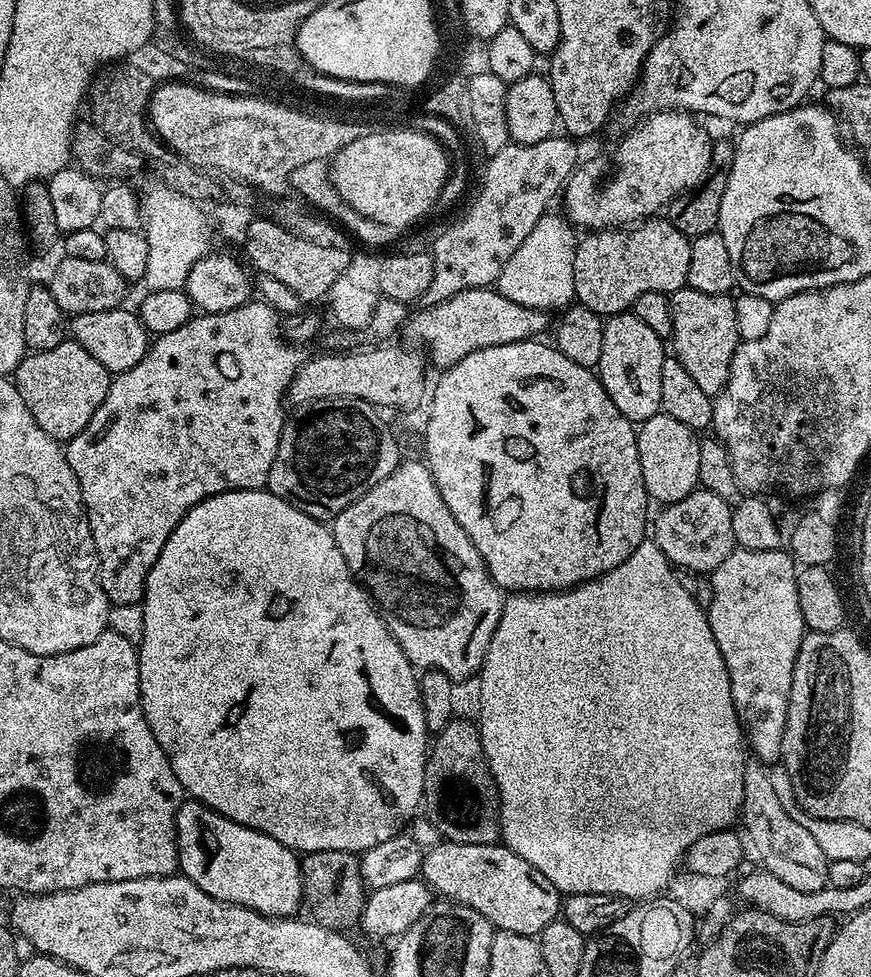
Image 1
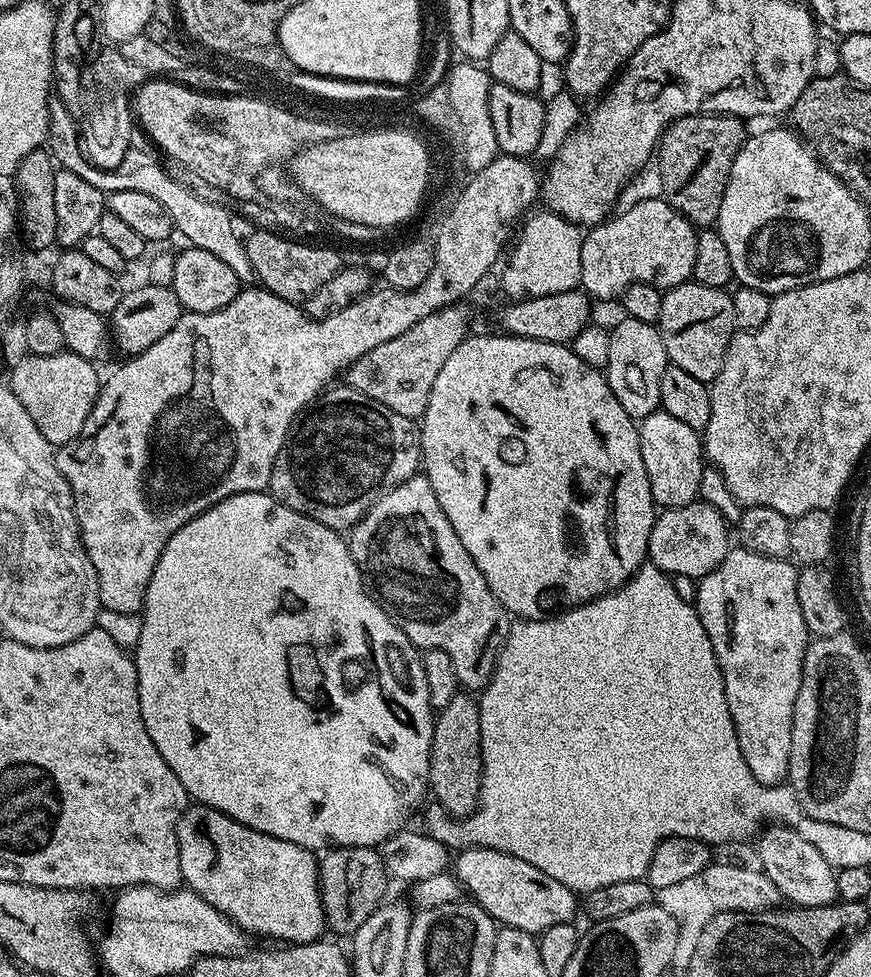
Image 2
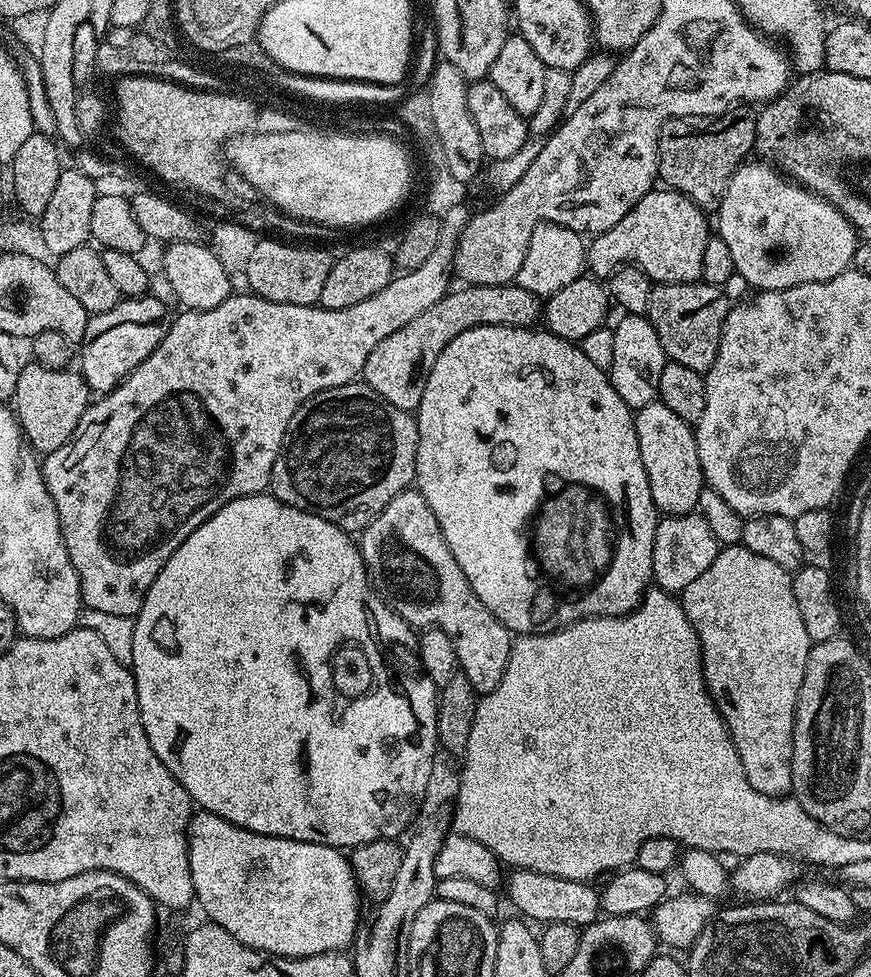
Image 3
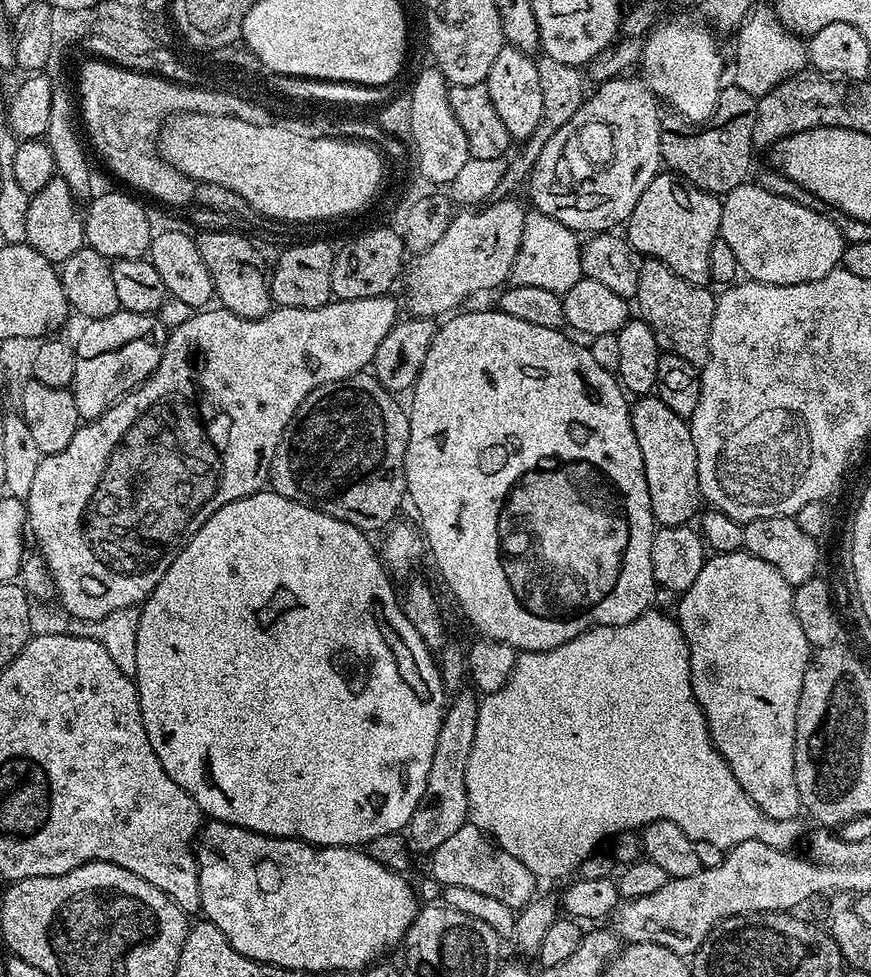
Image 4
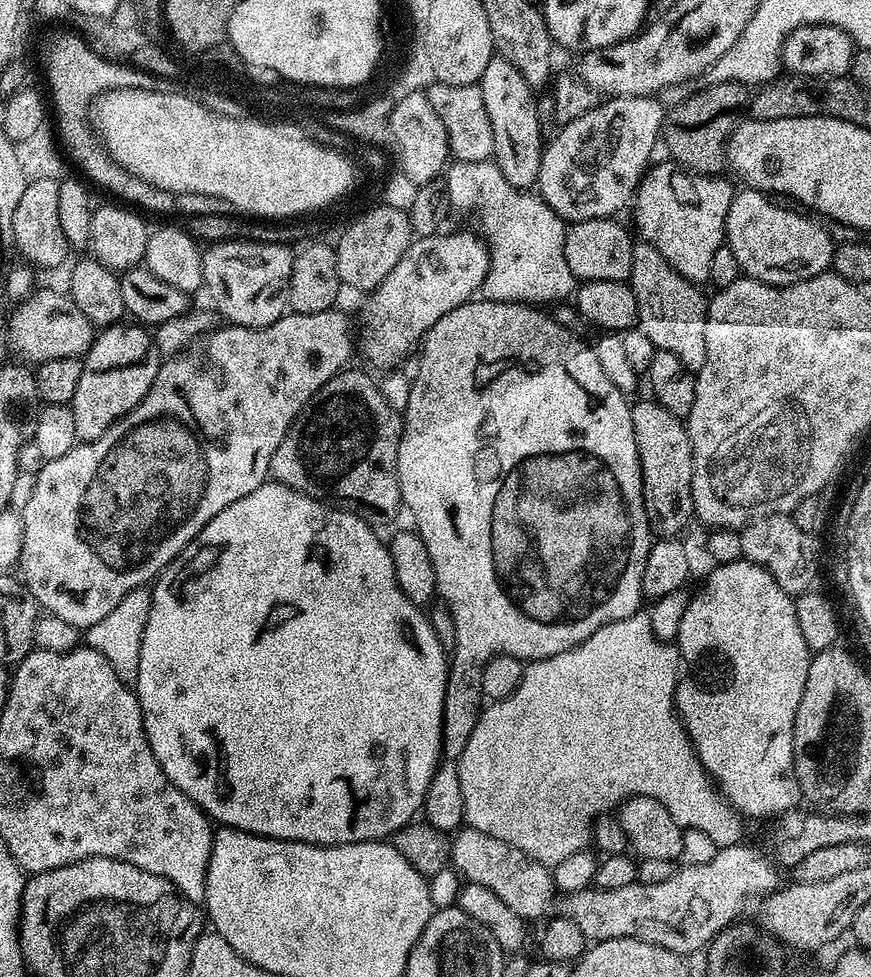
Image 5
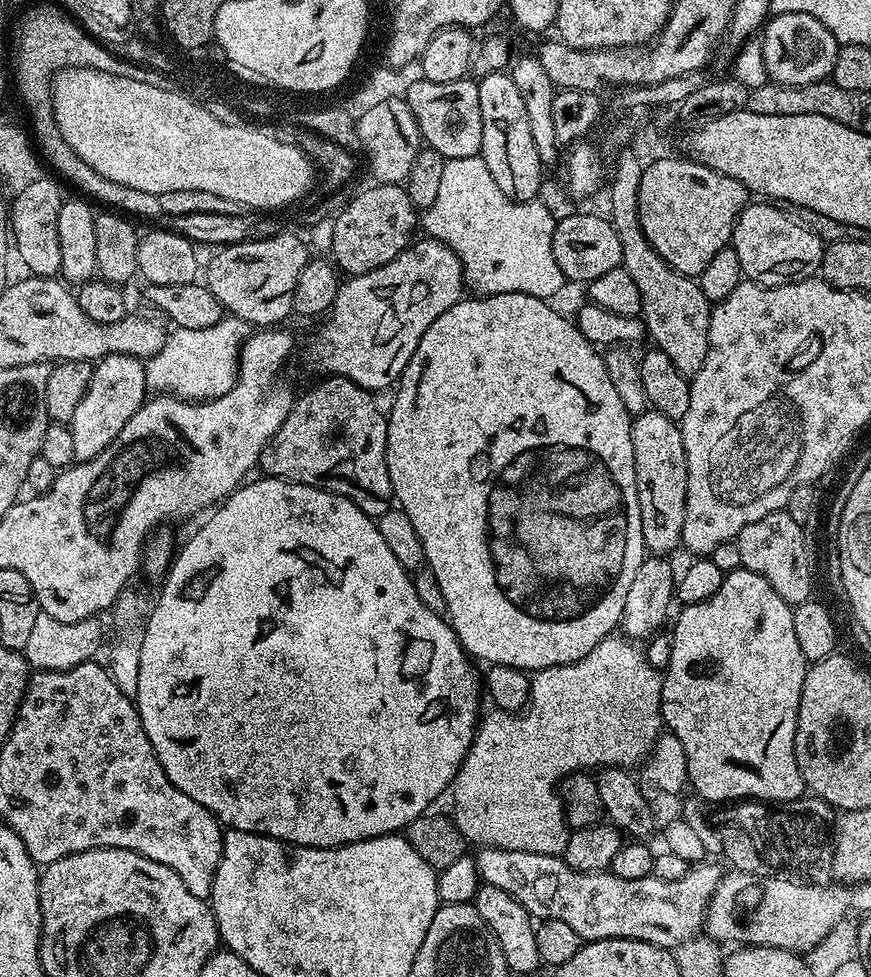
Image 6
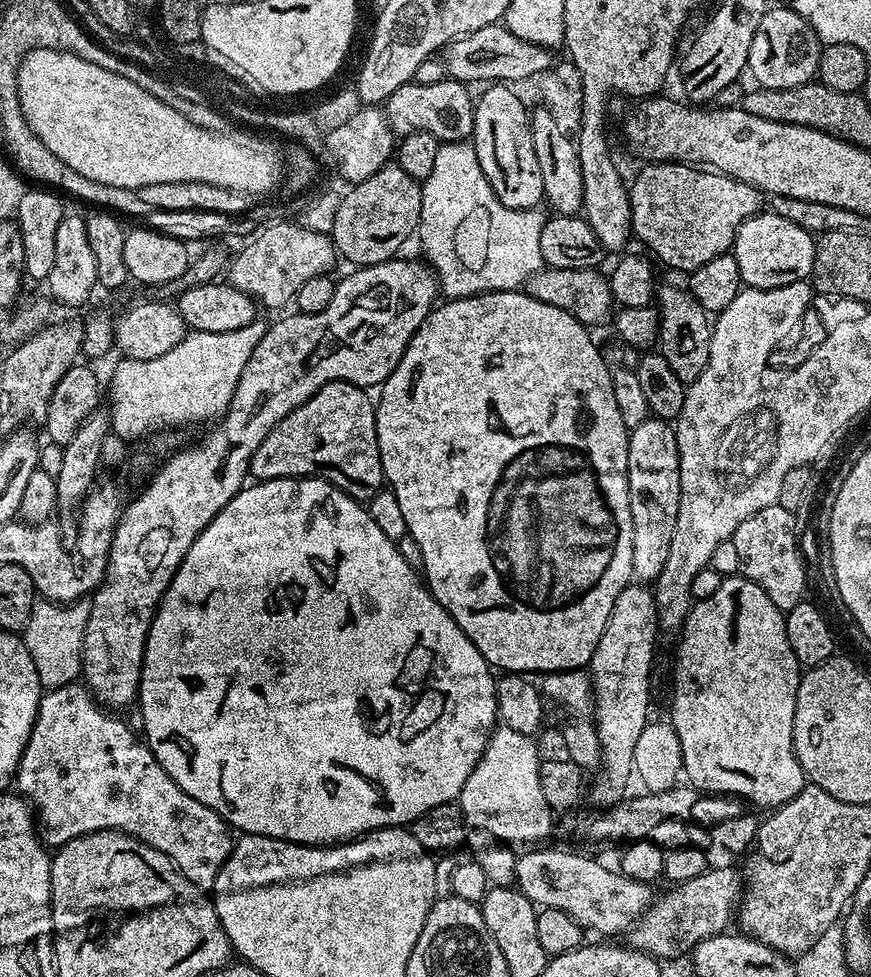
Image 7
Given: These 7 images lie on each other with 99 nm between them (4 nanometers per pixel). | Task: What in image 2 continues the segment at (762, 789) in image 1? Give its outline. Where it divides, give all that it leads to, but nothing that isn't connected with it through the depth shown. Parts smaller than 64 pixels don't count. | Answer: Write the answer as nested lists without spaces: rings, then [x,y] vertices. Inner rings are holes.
[[[779,822],[767,825],[757,842],[760,868],[774,882],[787,903],[800,908],[824,908],[837,901],[835,869],[830,867],[818,848],[807,842],[795,828]]]

